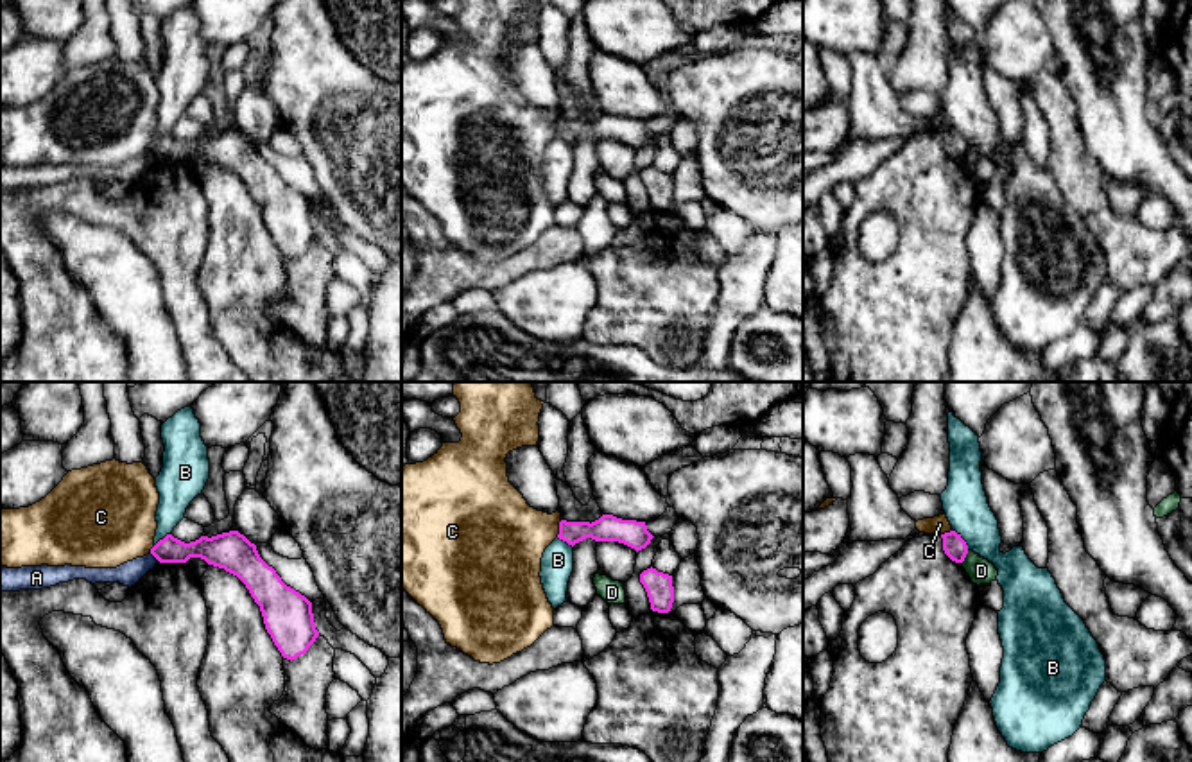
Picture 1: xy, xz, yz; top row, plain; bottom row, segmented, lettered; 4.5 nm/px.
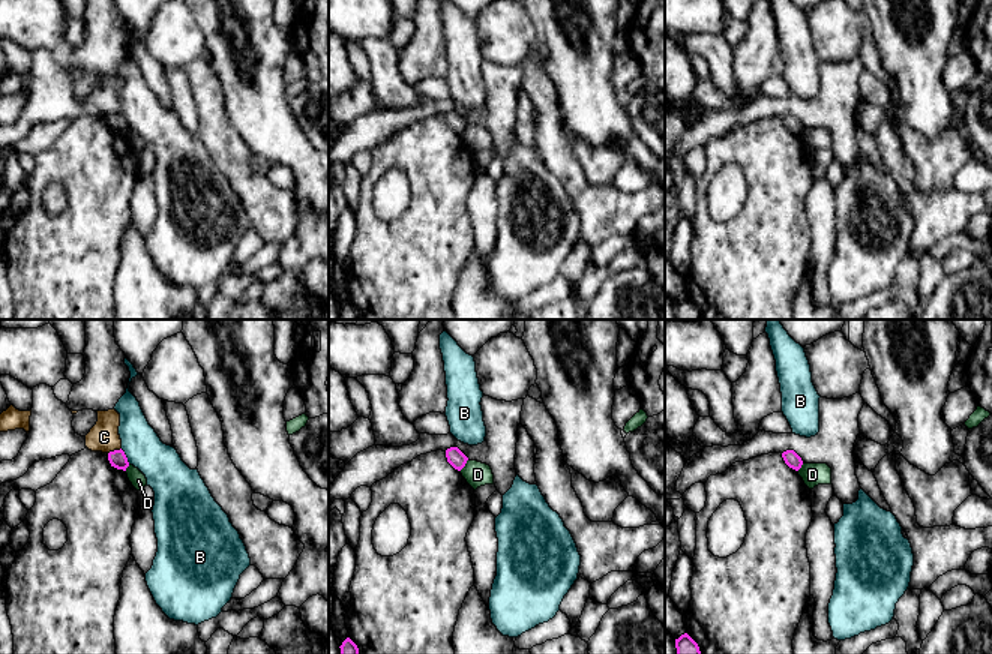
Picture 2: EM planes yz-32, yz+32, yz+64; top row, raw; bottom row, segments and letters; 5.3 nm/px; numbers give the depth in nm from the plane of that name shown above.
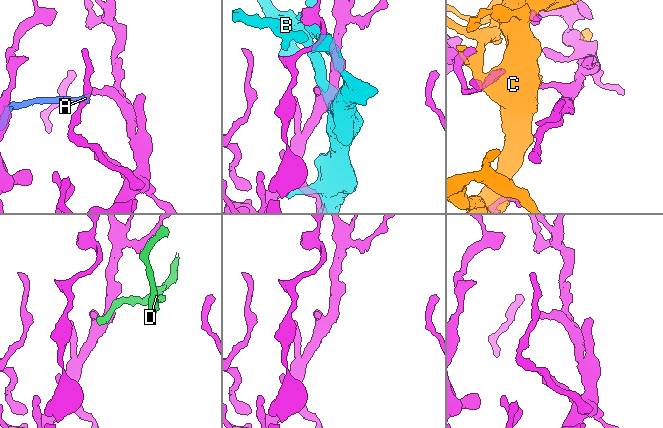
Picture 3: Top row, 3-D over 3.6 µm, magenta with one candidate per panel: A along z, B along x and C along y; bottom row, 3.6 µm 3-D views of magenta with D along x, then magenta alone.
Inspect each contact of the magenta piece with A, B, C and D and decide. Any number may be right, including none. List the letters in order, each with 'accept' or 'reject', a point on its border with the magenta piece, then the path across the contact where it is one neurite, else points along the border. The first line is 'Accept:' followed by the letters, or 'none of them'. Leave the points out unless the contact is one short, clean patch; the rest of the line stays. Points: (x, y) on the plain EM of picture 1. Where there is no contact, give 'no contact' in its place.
Accept: none of them
A: reject; meets magenta in xy at (155, 155)
B: reject; meets magenta in yz at (963, 138)
C: reject; meets magenta in xz at (560, 128)
D: reject; meets magenta in yz at (965, 155); border along yz (968, 149), (961, 162)

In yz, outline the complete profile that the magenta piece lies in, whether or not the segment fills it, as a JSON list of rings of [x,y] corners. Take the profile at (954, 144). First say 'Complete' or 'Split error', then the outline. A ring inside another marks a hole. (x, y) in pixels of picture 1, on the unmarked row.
Complete. [[[950,129],[950,131],[941,133],[941,136],[943,136],[943,149],[945,149],[945,152],[952,160],[963,161],[966,152],[968,152],[968,143],[961,136],[961,133],[957,133],[955,129]]]

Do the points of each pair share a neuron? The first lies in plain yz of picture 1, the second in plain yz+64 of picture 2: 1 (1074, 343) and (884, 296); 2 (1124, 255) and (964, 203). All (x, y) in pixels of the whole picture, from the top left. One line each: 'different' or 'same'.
1: same
2: same

